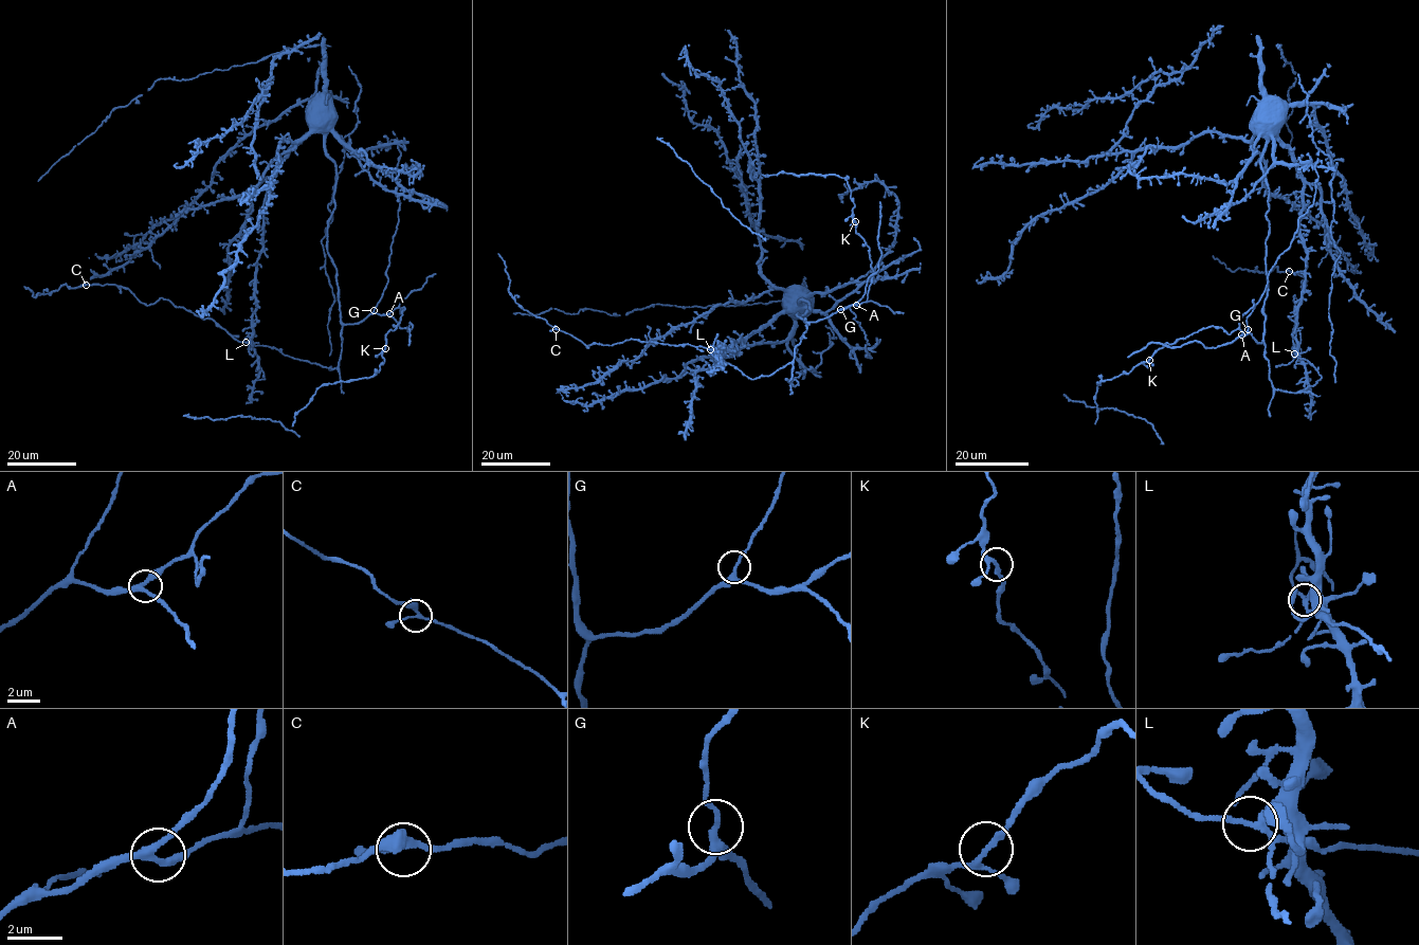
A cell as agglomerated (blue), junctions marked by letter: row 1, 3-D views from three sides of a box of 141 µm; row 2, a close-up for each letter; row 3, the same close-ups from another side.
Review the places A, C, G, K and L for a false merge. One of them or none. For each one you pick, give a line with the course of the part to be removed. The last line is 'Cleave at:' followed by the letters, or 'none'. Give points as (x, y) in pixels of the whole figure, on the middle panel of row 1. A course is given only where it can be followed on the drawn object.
Cleave at: none

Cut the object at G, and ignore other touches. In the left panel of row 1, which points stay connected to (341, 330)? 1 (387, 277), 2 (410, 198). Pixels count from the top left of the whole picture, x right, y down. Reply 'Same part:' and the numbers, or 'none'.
Same part: 2

